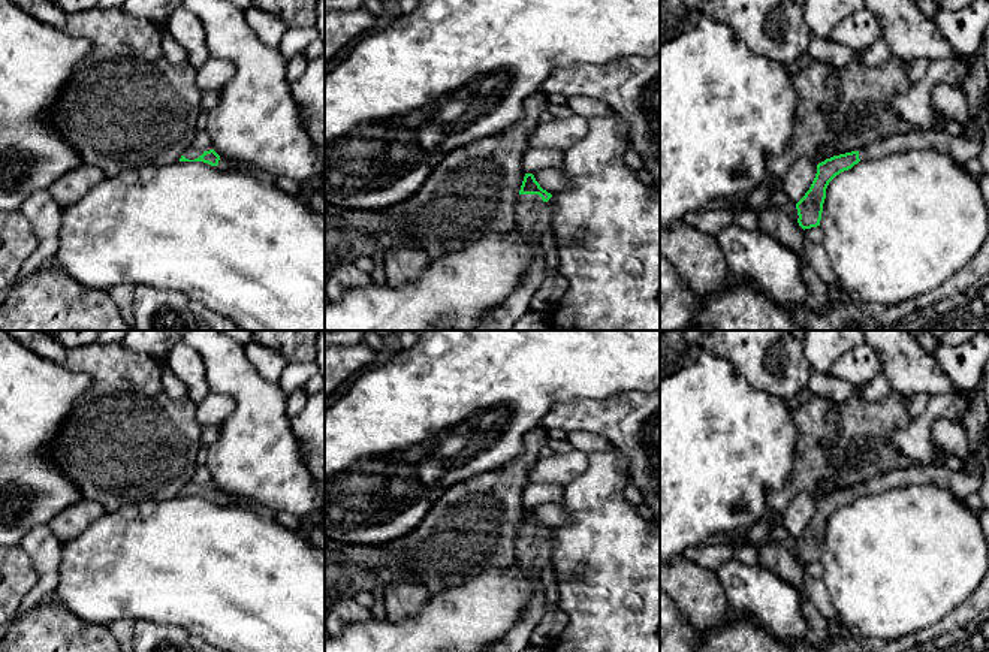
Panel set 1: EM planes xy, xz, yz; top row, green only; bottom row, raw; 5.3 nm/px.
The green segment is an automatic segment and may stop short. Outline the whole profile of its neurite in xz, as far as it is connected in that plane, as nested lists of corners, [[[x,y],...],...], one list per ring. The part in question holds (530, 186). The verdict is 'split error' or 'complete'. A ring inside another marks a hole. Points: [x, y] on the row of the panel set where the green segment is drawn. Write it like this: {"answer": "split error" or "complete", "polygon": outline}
{"answer": "split error", "polygon": [[[525,173],[516,205],[516,226],[536,235],[546,224],[545,203],[552,197],[536,181],[533,173]]]}

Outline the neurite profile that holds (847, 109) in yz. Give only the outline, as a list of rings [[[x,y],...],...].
[[[899,58],[878,67],[853,60],[842,70],[836,70],[826,61],[812,60],[806,67],[793,70],[791,79],[799,96],[796,127],[786,150],[781,154],[769,154],[766,159],[769,178],[778,184],[799,159],[811,159],[815,164],[824,162],[823,147],[839,156],[916,130],[889,106],[895,94],[907,93],[914,84]]]

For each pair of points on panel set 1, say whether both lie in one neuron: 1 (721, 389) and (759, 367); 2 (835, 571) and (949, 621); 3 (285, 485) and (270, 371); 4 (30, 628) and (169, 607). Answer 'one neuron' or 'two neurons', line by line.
1: two neurons
2: two neurons
3: two neurons
4: two neurons

